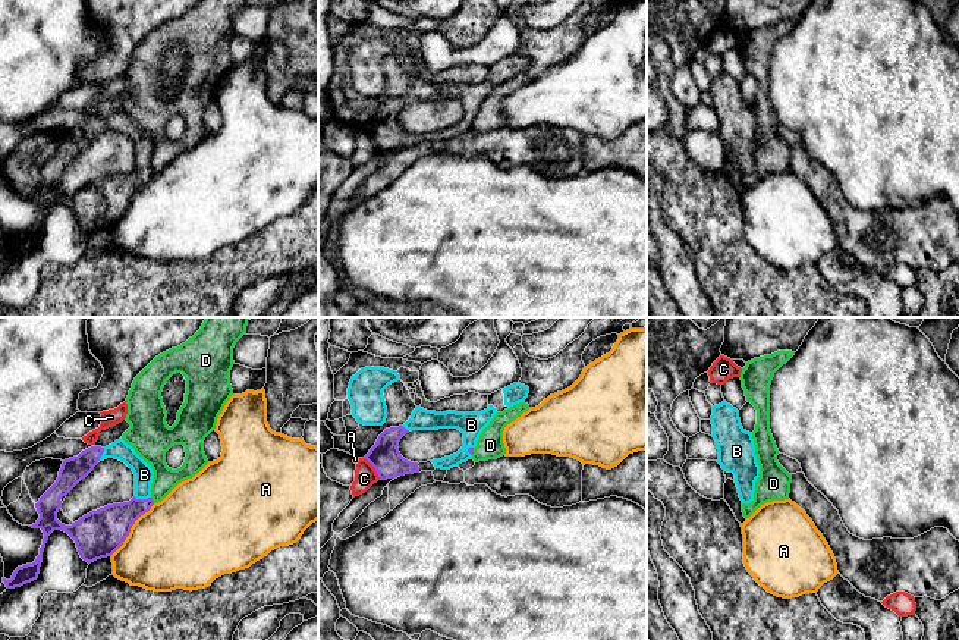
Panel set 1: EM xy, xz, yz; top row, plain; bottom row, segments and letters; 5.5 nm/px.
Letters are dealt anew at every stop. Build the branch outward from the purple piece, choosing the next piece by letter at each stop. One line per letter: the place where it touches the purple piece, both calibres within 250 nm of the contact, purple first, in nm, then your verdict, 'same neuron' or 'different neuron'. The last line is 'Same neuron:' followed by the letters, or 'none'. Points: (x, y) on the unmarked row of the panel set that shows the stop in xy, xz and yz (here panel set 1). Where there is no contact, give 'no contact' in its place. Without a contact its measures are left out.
A: xy (131, 198) | 260/460 nm | different neuron
B: xy (142, 171) | 220/110 nm | same neuron
C: xz (374, 138) | 170/120 nm | different neuron
D: xy (151, 171) | 200/130 nm | different neuron
Same neuron: B

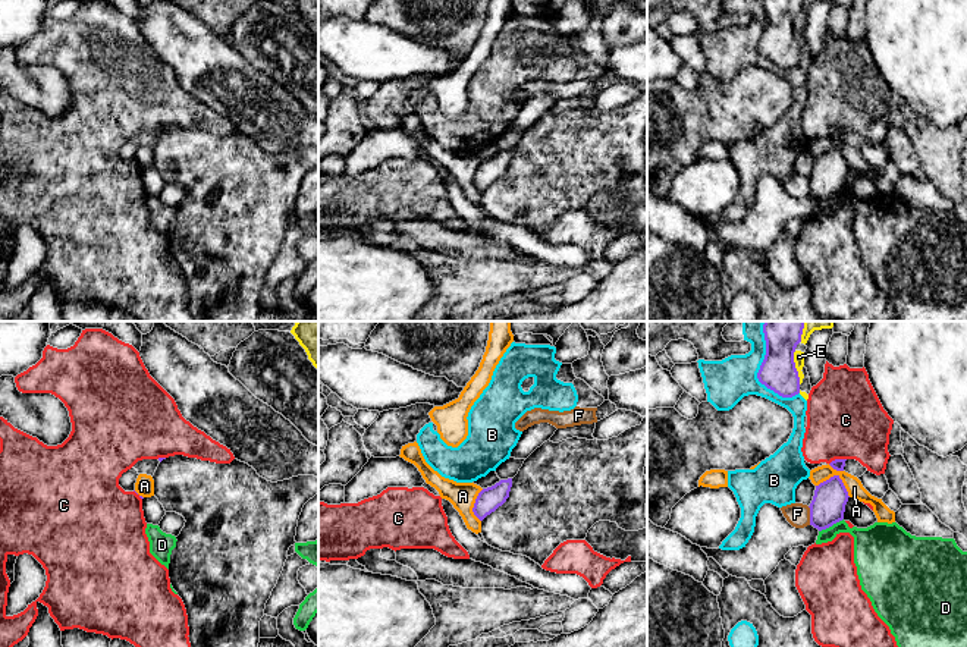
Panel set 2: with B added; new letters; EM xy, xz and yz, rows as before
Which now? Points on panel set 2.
A: yz (837, 147) | 190/90 nm | different neuron
B: yz (759, 43) | 200/240 nm | different neuron
C: yz (837, 131) | 60/420 nm | different neuron
D: yz (831, 197) | 190/200 nm | different neuron
E: yz (794, 38) | 200/60 nm | different neuron
F: yz (810, 187) | 190/130 nm | different neuron
Same neuron: none

